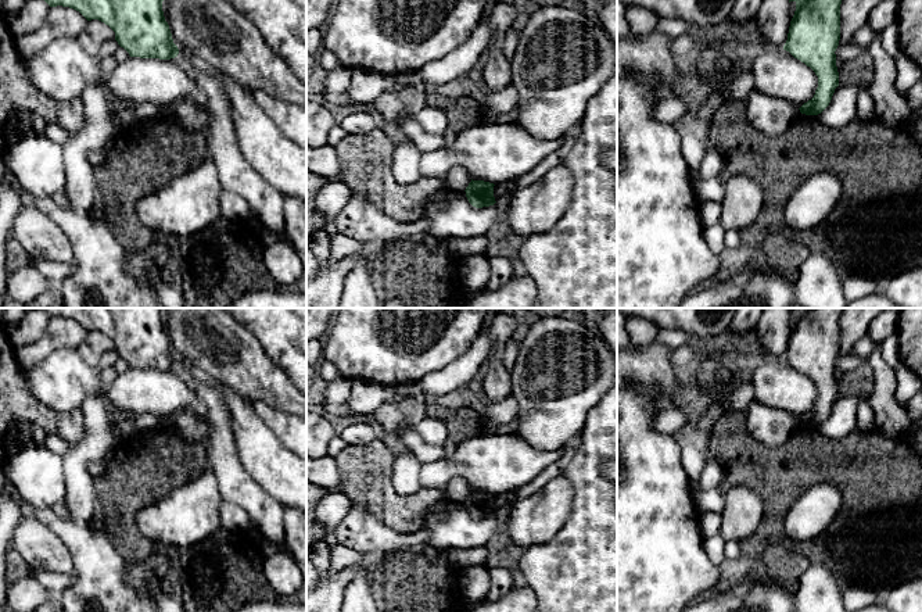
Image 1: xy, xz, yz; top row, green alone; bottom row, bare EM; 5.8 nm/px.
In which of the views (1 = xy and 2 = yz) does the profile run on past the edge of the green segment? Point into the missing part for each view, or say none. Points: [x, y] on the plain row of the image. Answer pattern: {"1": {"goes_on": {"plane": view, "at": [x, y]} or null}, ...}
{"1": {"goes_on": null}, "2": {"goes_on": null}}

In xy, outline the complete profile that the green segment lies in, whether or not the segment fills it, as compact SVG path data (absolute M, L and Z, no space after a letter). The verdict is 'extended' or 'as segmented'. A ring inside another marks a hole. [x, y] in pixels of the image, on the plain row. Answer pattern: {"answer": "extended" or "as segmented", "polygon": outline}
{"answer": "as segmented", "polygon": "M40 308L50 318L69 318L87 332L98 330L115 343L130 368L171 371L179 359L162 322L164 308Z"}

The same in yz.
{"answer": "as segmented", "polygon": "M788 308L796 314L783 361L810 377L818 387L811 411L799 420L806 426L821 425L839 397L836 359L840 351L840 315L843 308Z"}

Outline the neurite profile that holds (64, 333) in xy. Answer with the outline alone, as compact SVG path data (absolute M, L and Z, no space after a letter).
M57 316L50 318L46 334L50 337L54 348L76 350L86 341L87 330L73 319Z

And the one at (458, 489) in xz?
M460 476L452 477L444 490L444 494L451 501L466 501L470 493L471 493L471 488L467 480Z

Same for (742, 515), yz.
M742 483L724 490L725 508L721 512L721 532L725 541L745 543L760 526L763 519L763 498L758 488Z

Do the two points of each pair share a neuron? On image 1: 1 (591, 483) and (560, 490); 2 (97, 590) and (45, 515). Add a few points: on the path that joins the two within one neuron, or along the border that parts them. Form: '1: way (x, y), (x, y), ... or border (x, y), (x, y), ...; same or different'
1: border (562, 473), (573, 493), (567, 519); different
2: way (97, 571), (96, 562), (64, 530); same

